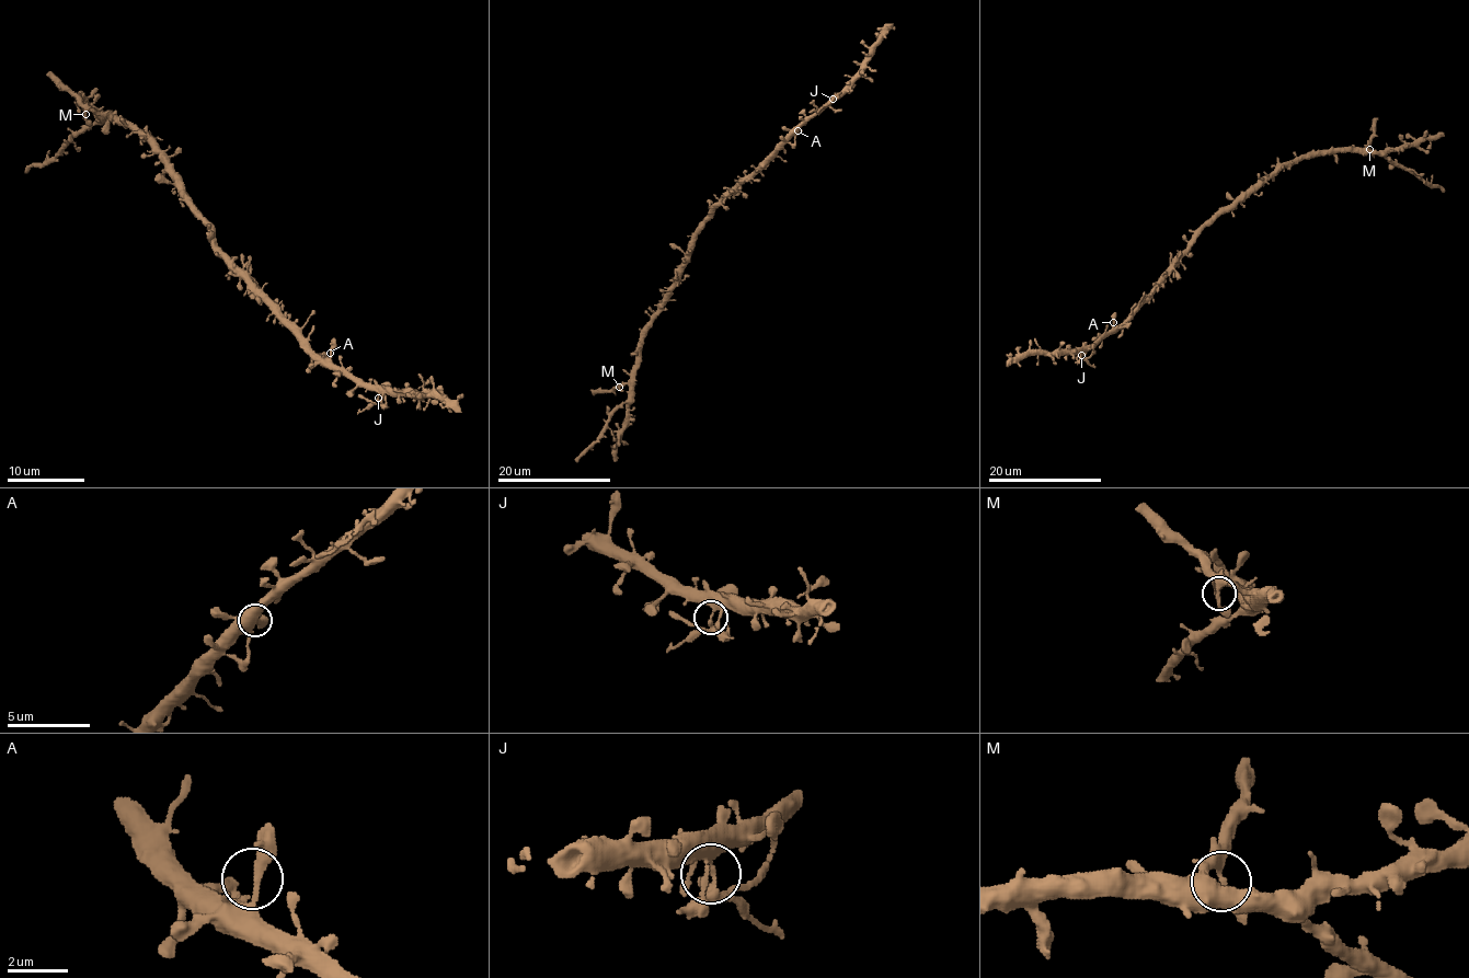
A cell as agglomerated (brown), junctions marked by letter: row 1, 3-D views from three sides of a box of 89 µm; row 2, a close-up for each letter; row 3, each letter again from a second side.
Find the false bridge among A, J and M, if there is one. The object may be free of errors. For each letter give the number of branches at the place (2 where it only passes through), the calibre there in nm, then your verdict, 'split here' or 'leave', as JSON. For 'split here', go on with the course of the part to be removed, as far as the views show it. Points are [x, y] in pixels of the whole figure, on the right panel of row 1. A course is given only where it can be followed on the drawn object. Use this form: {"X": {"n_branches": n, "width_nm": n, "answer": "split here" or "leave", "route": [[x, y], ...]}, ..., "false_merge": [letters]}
{"A": {"n_branches": 2, "width_nm": 260, "answer": "leave"}, "J": {"n_branches": 4, "width_nm": 260, "answer": "split here", "route": [[1081, 355], [1094, 368]]}, "M": {"n_branches": 4, "width_nm": 240, "answer": "leave"}, "false_merge": ["J"]}

